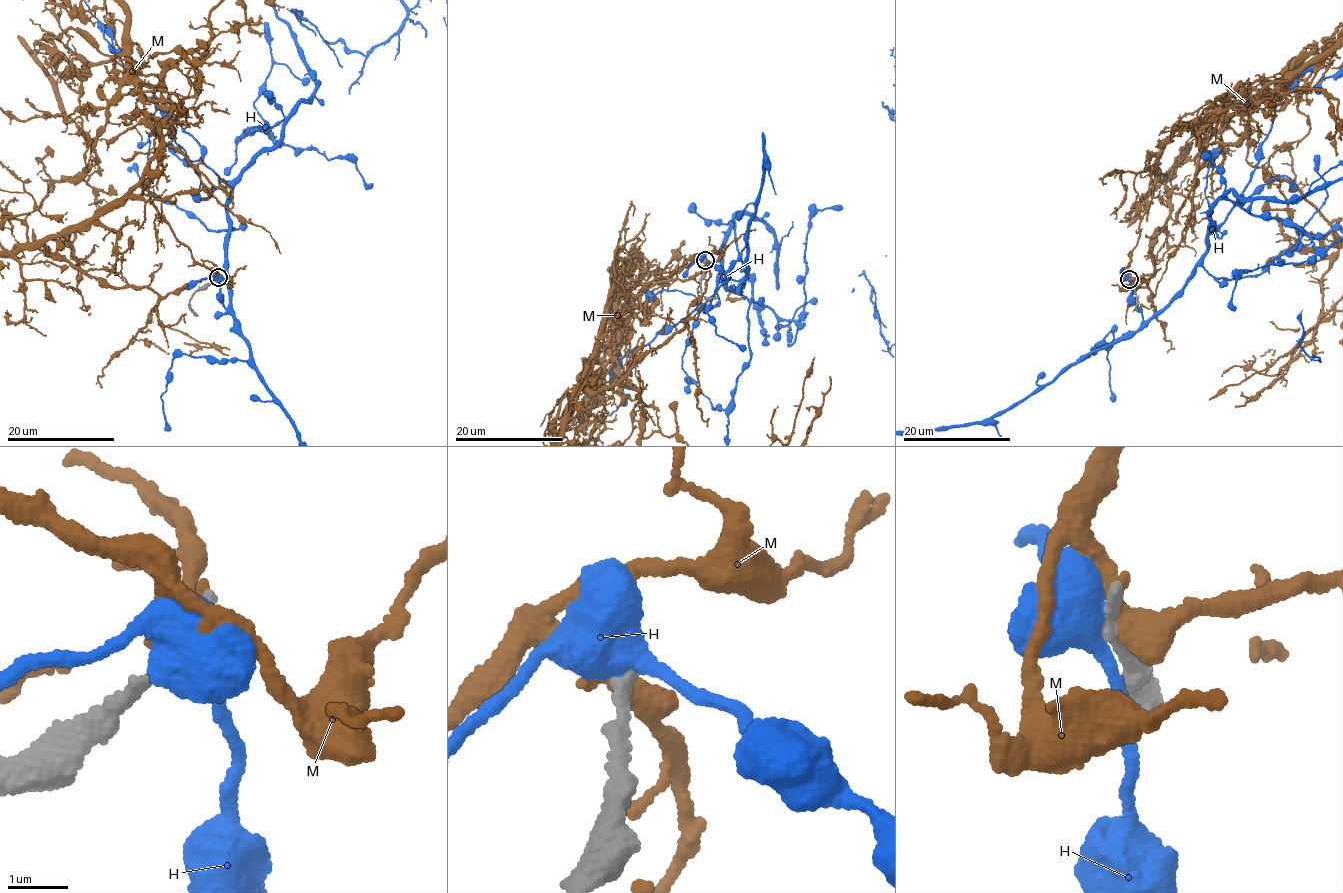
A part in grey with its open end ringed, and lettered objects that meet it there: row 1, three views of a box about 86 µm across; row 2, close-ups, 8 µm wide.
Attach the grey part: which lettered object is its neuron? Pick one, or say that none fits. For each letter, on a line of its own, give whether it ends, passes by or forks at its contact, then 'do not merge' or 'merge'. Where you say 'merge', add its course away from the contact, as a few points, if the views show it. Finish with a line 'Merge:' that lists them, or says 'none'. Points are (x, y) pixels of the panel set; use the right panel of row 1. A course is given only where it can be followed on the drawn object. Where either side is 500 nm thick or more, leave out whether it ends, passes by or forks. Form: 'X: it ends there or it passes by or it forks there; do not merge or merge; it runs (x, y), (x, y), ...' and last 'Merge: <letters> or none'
H: do not merge
M: it passes by; do not merge
Merge: none

